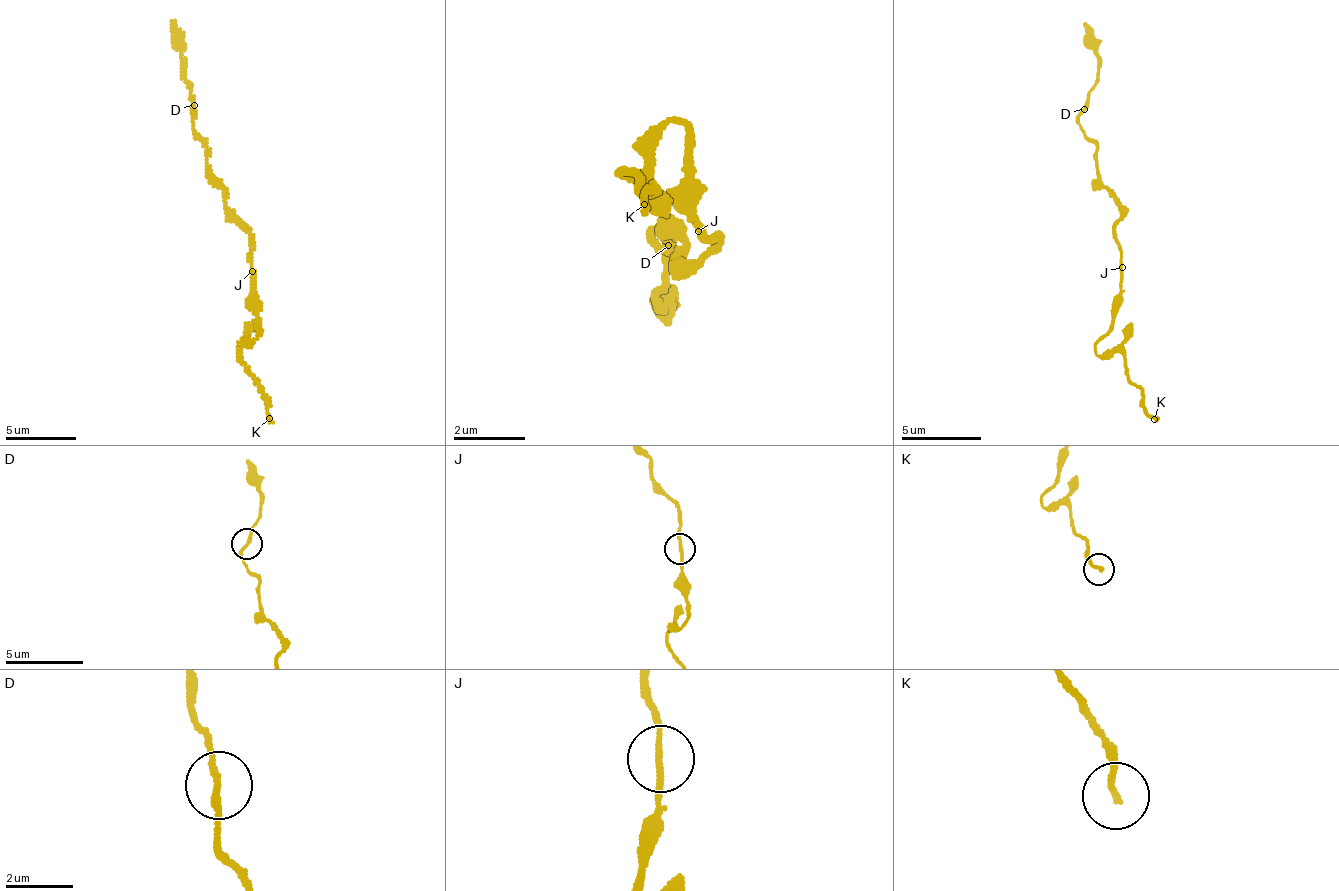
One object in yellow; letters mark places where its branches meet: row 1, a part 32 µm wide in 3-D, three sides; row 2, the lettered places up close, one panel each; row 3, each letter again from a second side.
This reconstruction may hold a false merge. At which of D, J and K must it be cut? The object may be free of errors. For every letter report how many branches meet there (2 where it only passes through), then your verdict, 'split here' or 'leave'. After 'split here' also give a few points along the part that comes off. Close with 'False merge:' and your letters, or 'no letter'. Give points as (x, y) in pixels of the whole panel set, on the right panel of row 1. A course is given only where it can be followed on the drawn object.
D: 2 | leave
J: 2 | leave
K: 1 | leave
False merge: no letter

